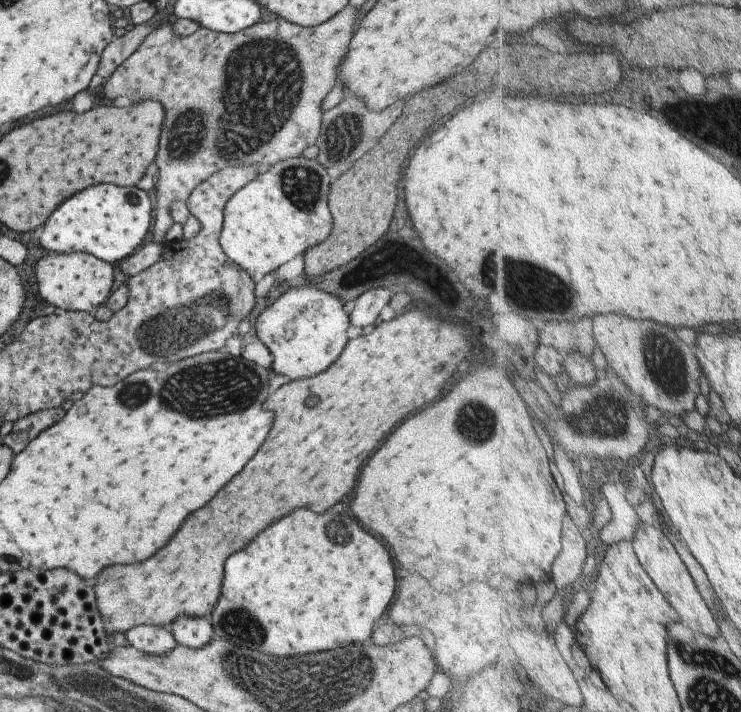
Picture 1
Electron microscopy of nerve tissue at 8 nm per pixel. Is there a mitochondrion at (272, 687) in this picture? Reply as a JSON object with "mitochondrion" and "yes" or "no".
{"mitochondrion":"yes"}

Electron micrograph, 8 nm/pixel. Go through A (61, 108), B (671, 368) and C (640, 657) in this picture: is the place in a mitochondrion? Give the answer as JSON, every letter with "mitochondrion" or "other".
{"A":"other","B":"mitochondrion","C":"other"}

